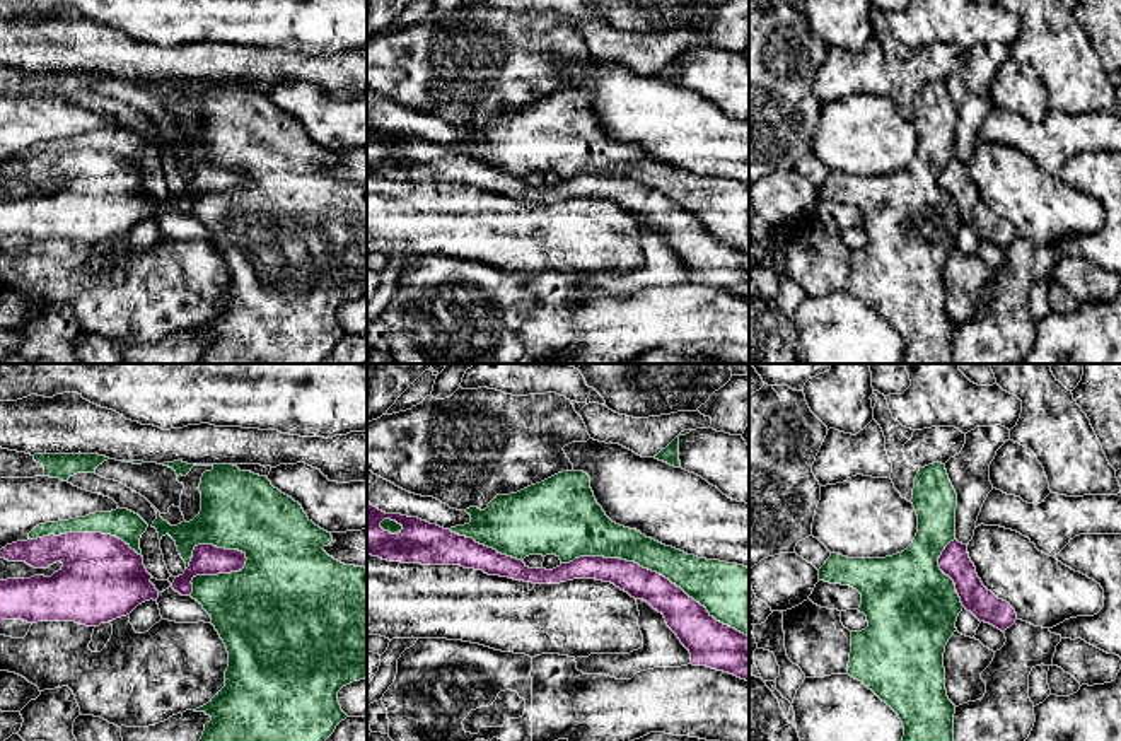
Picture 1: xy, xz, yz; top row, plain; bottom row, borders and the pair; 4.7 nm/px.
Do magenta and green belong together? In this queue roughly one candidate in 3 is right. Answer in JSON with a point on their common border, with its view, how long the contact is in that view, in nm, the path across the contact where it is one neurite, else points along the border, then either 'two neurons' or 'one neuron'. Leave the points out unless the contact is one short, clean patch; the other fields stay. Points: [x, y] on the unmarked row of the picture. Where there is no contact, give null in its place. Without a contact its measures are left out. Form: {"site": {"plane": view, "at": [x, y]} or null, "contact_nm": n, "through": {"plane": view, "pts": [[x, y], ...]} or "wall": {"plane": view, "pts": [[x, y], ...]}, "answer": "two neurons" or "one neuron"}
{"site": {"plane": "xz", "at": [656, 190]}, "contact_nm": 950, "answer": "two neurons"}

